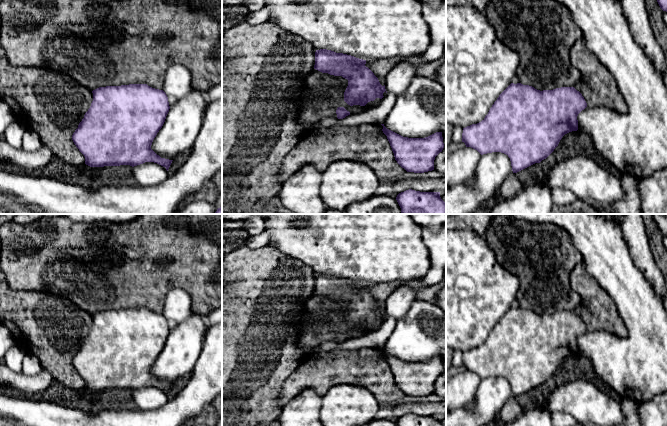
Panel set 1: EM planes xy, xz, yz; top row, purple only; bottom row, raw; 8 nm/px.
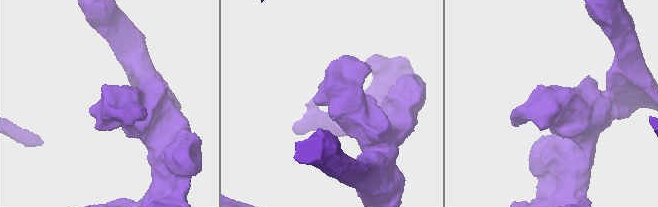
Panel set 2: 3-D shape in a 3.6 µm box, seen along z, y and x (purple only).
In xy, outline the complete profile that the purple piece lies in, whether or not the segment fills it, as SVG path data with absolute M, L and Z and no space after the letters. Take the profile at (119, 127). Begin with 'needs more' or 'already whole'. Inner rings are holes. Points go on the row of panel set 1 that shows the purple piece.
already whole; M147 84L99 87L92 93L91 106L72 135L74 144L85 157L85 164L90 167L120 165L134 167L145 162L154 162L168 171L173 160L161 158L151 149L152 142L162 128L170 109L166 93Z

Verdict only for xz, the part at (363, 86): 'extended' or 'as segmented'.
as segmented

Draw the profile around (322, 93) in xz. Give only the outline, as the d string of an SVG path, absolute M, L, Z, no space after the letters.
M313 68L303 83L299 124L304 128L317 128L324 118L337 118L338 107L344 107L350 114L359 114L377 106L381 101L376 98L365 106L350 106L344 101L347 86L348 80L342 76L322 73Z

